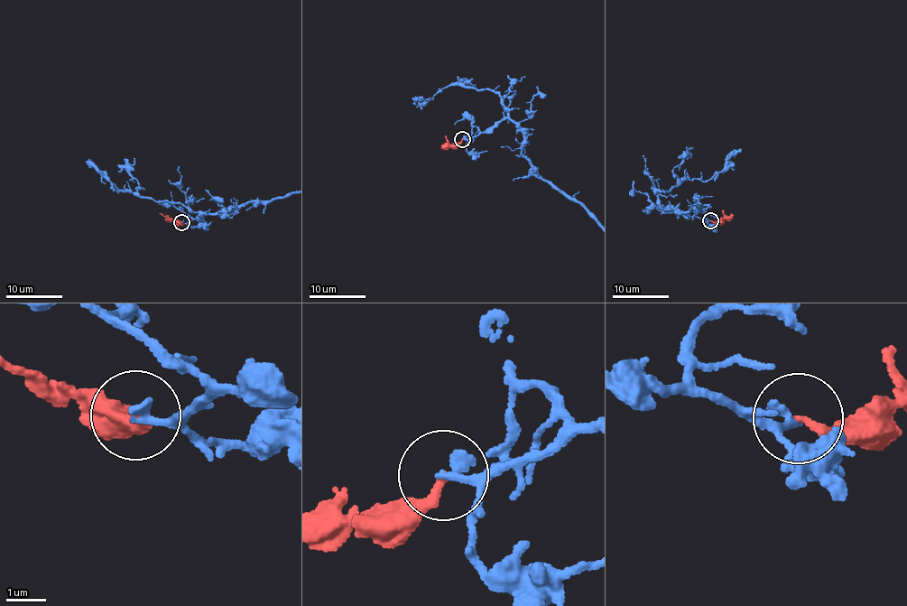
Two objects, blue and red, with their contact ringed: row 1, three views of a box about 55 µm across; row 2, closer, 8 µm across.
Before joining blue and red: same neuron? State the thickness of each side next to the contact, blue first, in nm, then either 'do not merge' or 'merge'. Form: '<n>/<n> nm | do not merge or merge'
240/220 nm | do not merge

